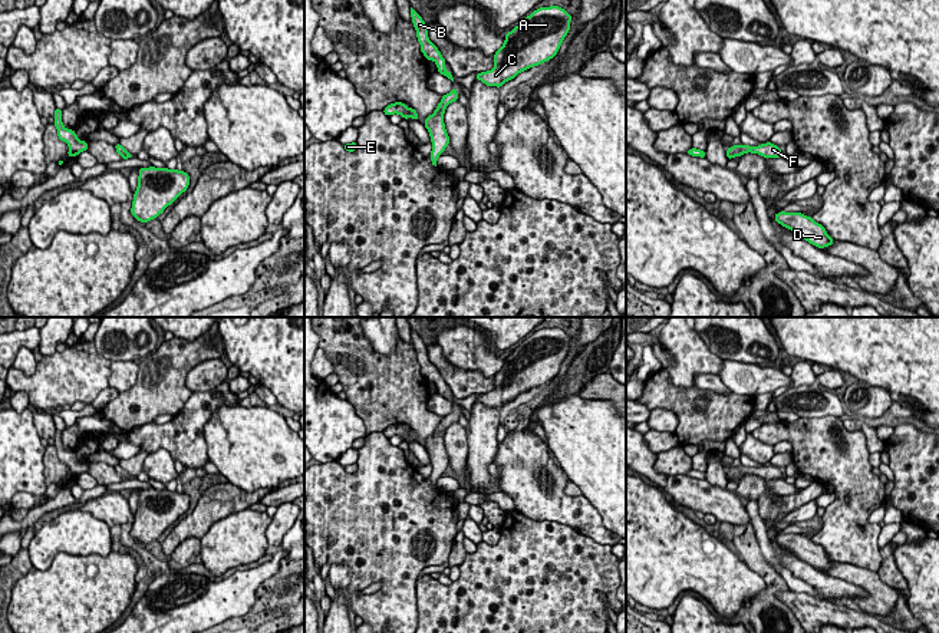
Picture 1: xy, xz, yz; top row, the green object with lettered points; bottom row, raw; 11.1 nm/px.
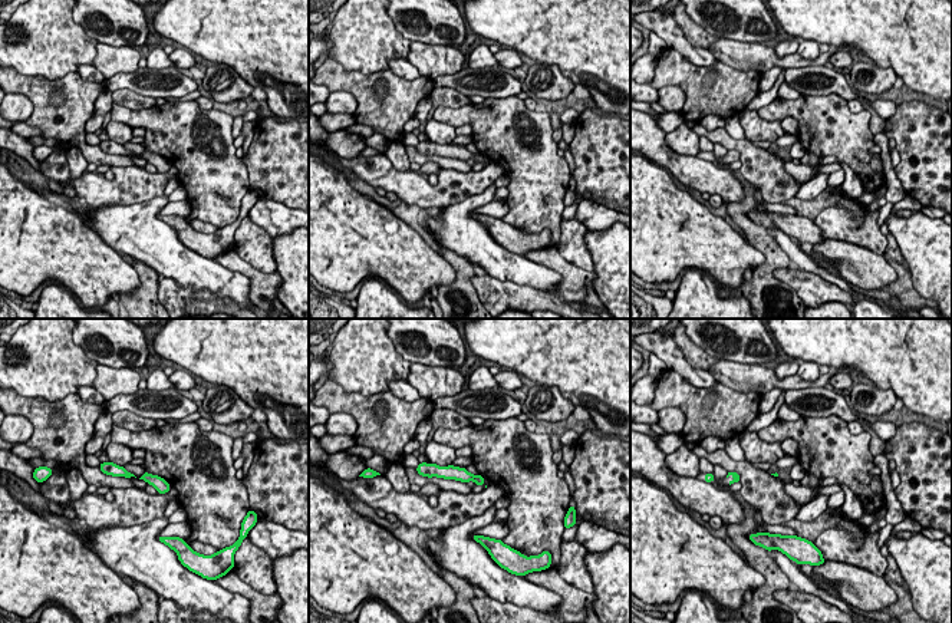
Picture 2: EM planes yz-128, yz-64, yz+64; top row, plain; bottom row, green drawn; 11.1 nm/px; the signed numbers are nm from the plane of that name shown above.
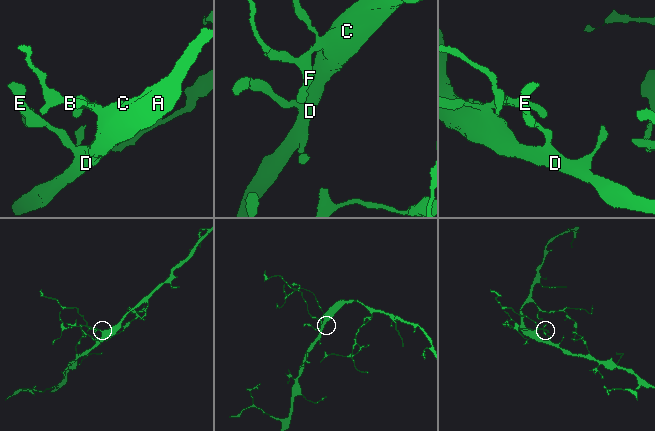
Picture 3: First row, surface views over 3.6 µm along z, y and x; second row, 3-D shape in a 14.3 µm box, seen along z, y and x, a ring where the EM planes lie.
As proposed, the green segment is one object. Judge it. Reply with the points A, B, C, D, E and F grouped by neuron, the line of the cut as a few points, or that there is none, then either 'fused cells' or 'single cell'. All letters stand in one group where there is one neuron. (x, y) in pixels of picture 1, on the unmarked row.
A B C D E F; no cut; single cell

